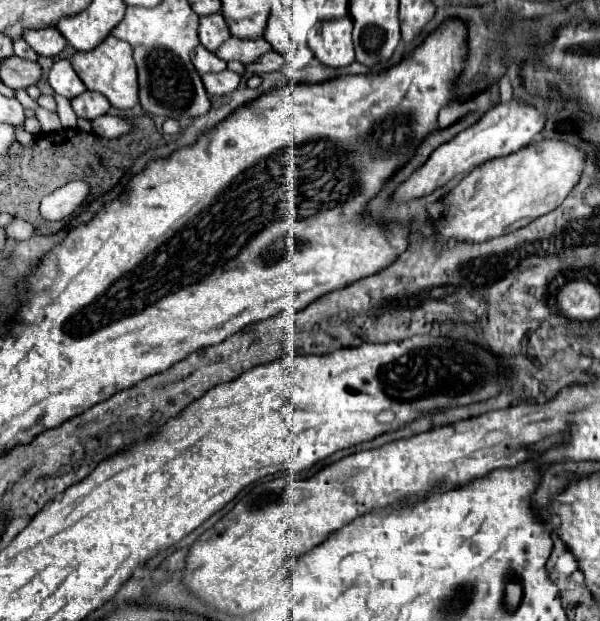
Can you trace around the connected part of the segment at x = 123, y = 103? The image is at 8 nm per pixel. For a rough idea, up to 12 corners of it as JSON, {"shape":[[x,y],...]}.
{"shape":[[107,36],[71,64],[113,108],[139,104],[133,48]]}

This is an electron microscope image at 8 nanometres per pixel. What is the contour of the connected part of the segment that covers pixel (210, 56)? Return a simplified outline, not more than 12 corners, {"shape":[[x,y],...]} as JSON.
{"shape":[[203,46],[193,50],[193,66],[201,76],[227,68]]}

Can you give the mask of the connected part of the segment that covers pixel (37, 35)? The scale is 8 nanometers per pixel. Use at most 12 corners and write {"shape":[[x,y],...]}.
{"shape":[[57,28],[29,30],[25,42],[47,58],[59,56],[67,40]]}

